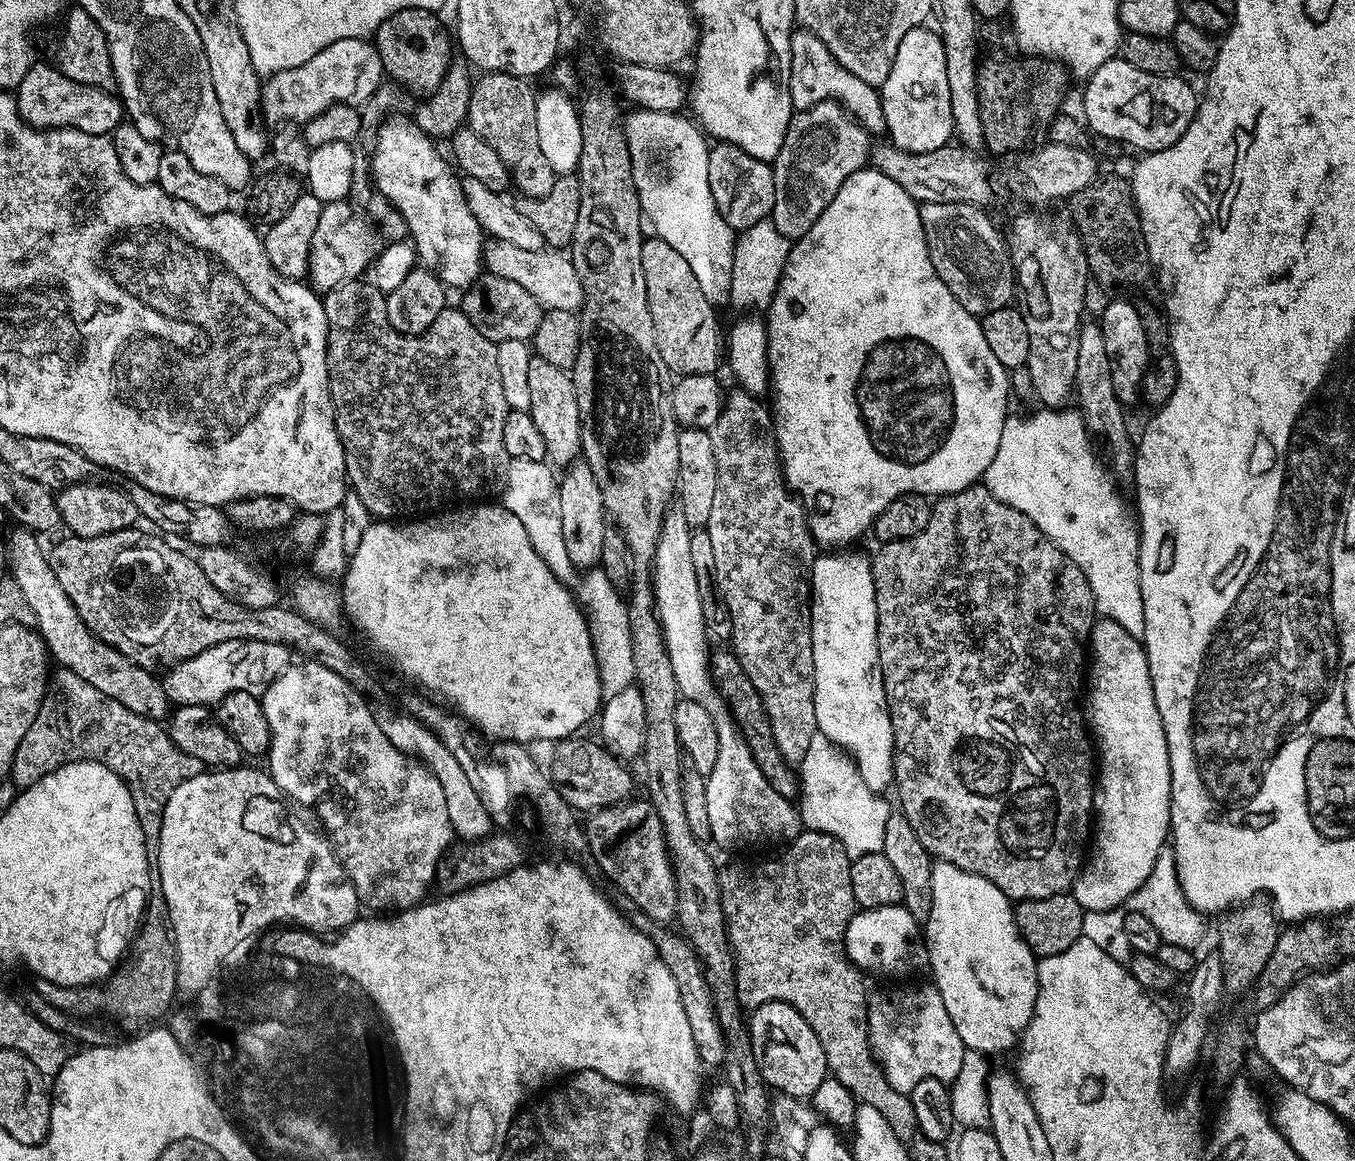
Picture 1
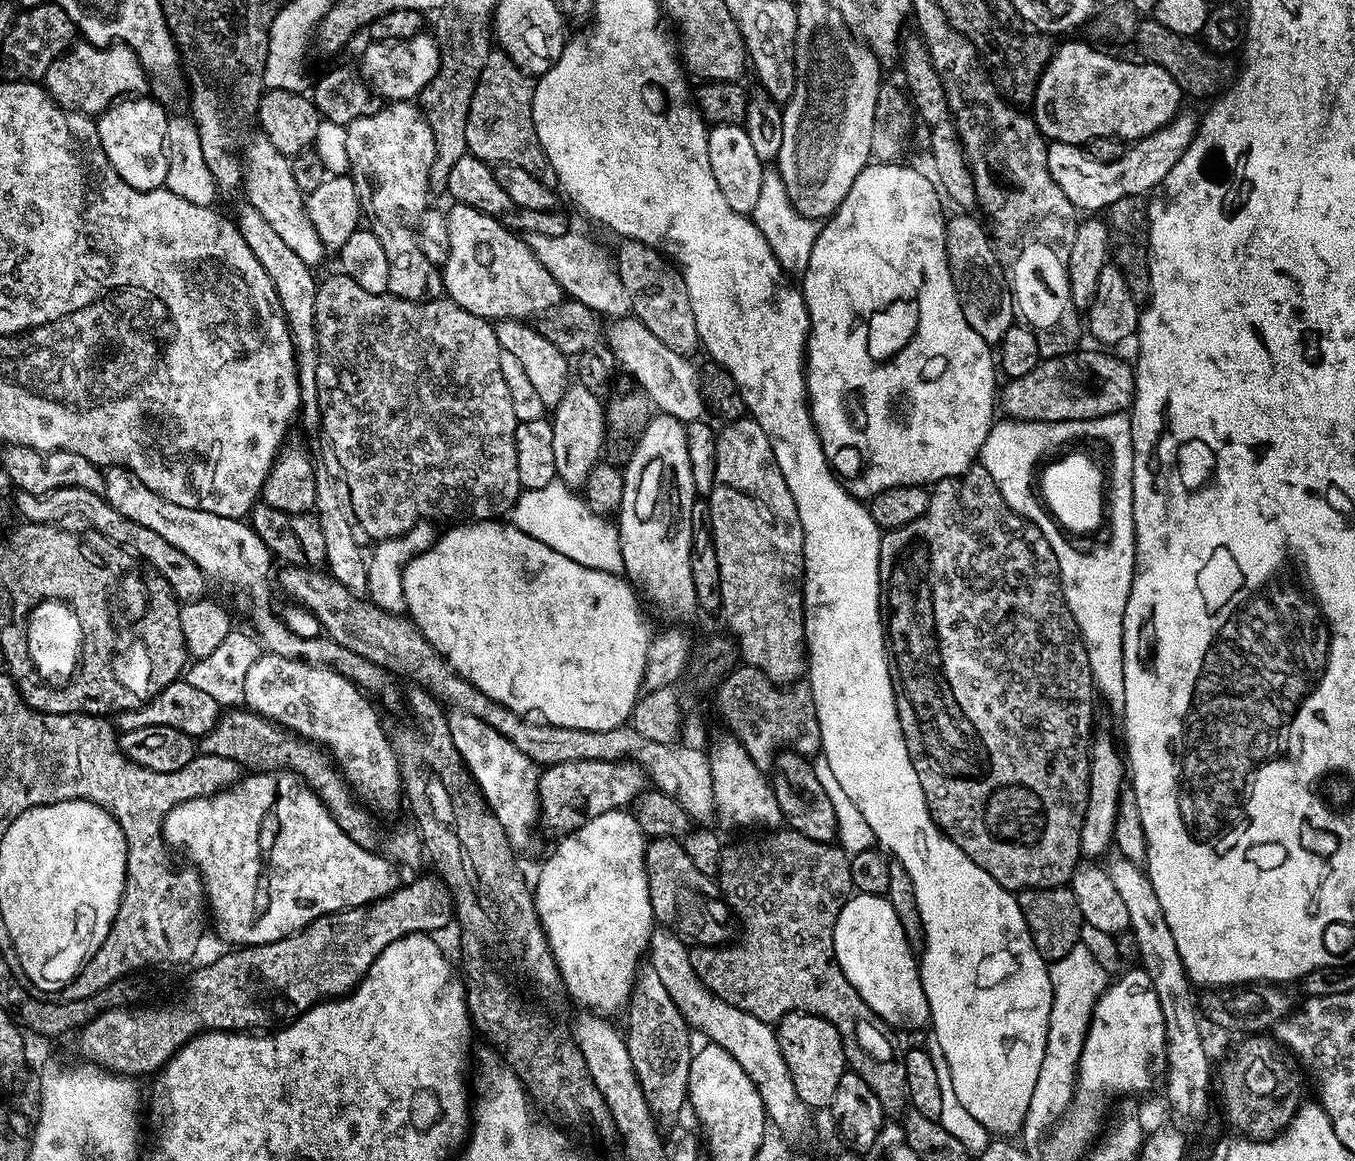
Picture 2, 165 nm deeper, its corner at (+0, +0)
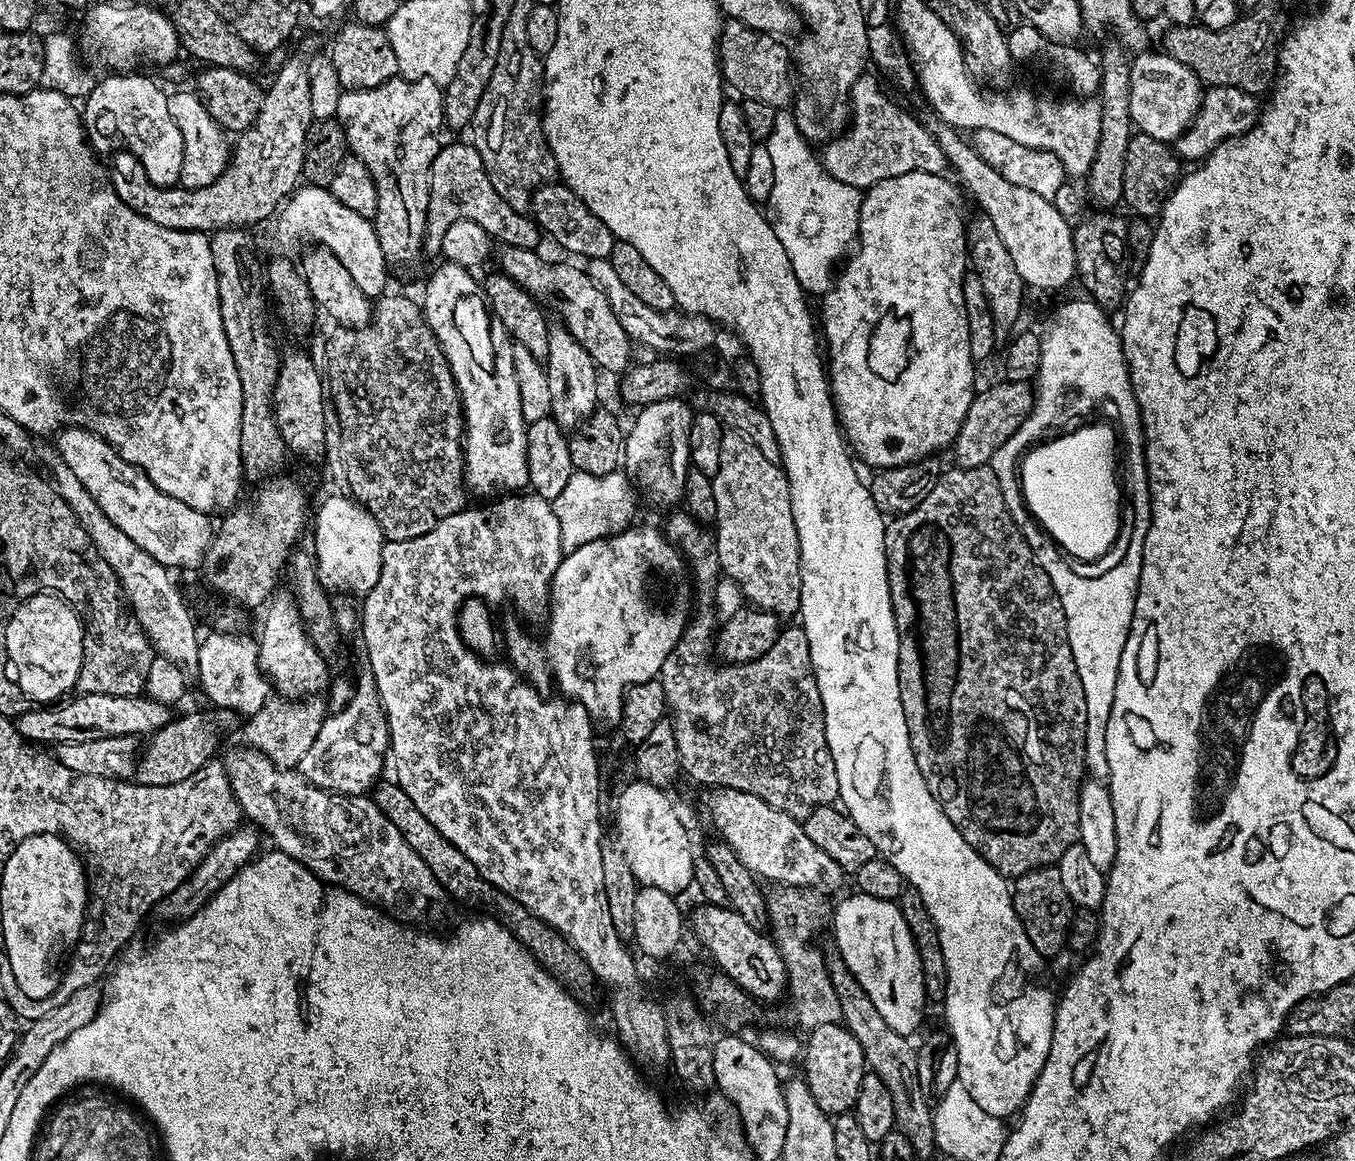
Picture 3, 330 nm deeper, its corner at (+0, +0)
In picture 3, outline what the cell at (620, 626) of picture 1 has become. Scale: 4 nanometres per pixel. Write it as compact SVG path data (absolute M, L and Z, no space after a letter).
M617 470L601 476L573 471L562 494L558 494L558 498L552 501L552 509L558 518L558 530L562 530L561 549L565 553L573 552L586 546L586 542L604 540L624 531L633 523L636 500L638 496L634 485L623 471Z

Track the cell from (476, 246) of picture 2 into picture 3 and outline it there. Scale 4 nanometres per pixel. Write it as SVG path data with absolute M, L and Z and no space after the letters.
M501 247L499 271L506 273L518 286L522 286L531 296L557 296L561 300L559 323L564 324L574 334L576 341L590 354L597 369L623 374L633 363L633 341L629 340L618 314L606 302L606 294L589 278L583 267L575 268L572 264L543 264L540 252L530 248Z

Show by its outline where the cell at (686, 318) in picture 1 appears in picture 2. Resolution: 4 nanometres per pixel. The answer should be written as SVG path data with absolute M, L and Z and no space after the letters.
M624 240L620 250L614 254L617 274L622 278L622 286L632 299L631 315L641 320L658 338L658 342L670 346L674 354L691 357L695 348L701 347L694 310L690 308L690 294L686 290L684 275L679 267L664 253L641 240Z

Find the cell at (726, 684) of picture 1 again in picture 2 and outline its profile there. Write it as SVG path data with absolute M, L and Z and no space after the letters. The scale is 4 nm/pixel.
M784 750L774 761L775 772L774 787L778 806L784 815L784 824L793 832L802 834L806 838L814 838L814 842L833 843L838 836L834 802L830 802L830 794L826 794L826 790L822 790L822 782L818 782L815 763L809 757Z

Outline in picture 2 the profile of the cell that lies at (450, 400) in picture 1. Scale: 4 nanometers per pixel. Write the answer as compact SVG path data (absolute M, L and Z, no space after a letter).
M337 274L319 281L316 290L316 346L318 406L321 408L322 436L334 446L335 457L341 463L344 480L349 483L351 515L372 542L395 540L407 534L415 524L452 520L448 522L475 522L494 520L511 513L522 491L518 478L518 454L516 453L517 418L510 403L510 390L506 378L502 378L501 346L495 327L470 310L462 310L452 300L441 298L426 302L410 302L388 292L370 294L362 290L358 282Z

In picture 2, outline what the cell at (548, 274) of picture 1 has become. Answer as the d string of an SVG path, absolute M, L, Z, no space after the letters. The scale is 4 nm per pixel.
M629 314L611 321L612 329L610 327L606 332L607 347L614 350L615 363L625 368L638 383L642 389L643 395L647 396L653 405L656 404L661 413L665 416L673 416L678 418L683 424L687 426L690 422L695 420L705 419L706 401L704 399L704 390L702 387L702 372L699 367L695 368L691 363L693 362L689 357L682 354L674 354L674 350L670 350L670 346L658 342L658 338L654 338L654 334L650 334L650 330L646 330L646 326L641 320L637 320L635 316Z

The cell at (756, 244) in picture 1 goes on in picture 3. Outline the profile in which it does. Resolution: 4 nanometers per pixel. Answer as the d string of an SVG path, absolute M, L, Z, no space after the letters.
M777 111L774 118L774 130L770 130L766 147L770 150L770 158L774 158L774 190L770 190L770 198L766 202L772 229L774 234L778 234L778 242L782 242L782 250L786 250L788 264L794 266L794 278L798 278L805 293L812 295L813 292L816 298L823 297L834 283L834 273L838 265L857 243L864 192L854 186L846 186L846 182L838 182L836 178L824 171L821 161L817 157L816 160L812 157L813 145L804 139L802 130L798 130L796 117L791 111Z

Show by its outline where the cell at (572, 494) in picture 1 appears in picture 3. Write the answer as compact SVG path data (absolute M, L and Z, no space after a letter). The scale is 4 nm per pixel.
M552 322L548 325L546 367L550 382L551 417L558 422L560 428L574 430L598 408L596 404L596 375L598 375L596 363L584 347L576 341L574 334L570 334L568 327L559 322Z

